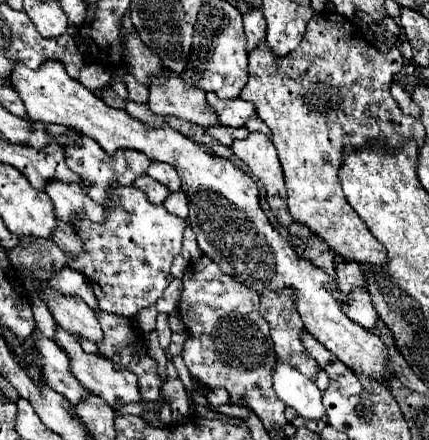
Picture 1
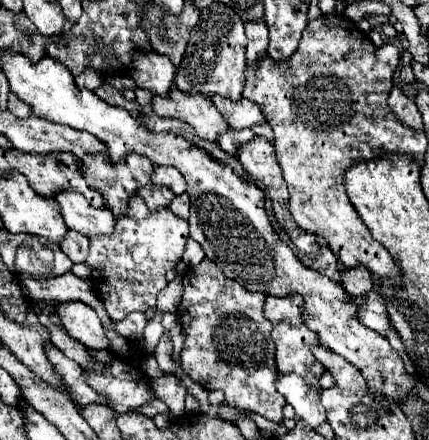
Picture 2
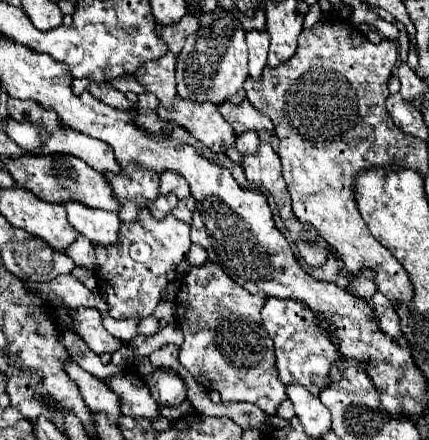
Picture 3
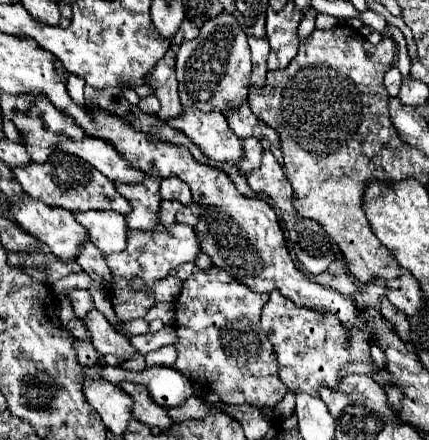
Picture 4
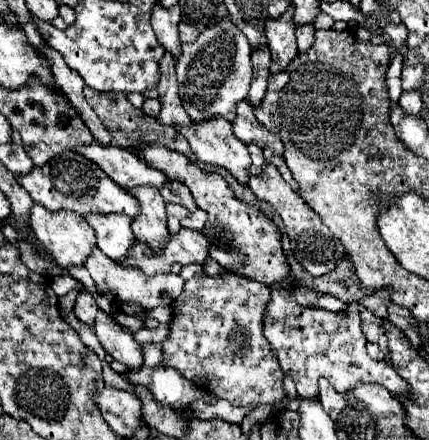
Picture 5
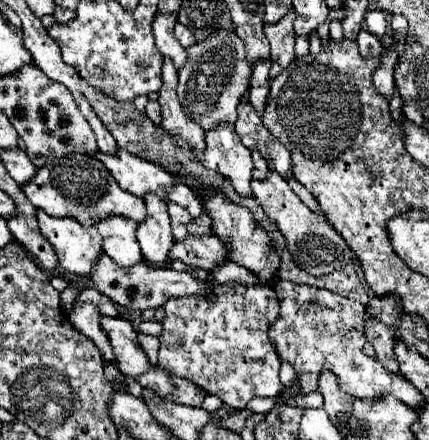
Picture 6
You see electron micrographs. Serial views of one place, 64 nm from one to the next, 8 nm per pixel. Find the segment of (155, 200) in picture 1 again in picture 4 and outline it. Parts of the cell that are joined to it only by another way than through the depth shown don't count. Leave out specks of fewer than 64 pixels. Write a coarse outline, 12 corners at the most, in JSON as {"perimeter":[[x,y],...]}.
{"perimeter":[[162,200],[160,222],[166,228],[176,224],[182,204]]}

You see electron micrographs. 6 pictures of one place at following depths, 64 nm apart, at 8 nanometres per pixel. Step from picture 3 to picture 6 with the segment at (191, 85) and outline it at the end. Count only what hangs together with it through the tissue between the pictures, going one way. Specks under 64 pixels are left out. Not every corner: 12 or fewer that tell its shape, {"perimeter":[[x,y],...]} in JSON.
{"perimeter":[[242,40],[188,48],[182,110],[204,132],[234,124],[250,82]]}

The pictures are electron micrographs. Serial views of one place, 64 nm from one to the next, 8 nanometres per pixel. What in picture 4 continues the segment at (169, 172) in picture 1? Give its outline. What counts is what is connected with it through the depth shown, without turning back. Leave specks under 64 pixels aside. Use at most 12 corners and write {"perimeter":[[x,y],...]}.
{"perimeter":[[162,178],[160,196],[192,204],[190,188],[178,178]]}

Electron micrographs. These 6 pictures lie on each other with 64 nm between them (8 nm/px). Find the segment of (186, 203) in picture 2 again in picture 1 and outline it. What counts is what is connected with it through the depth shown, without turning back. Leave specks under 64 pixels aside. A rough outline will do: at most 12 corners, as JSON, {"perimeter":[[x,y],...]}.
{"perimeter":[[172,192],[164,208],[180,218],[188,216],[184,192]]}

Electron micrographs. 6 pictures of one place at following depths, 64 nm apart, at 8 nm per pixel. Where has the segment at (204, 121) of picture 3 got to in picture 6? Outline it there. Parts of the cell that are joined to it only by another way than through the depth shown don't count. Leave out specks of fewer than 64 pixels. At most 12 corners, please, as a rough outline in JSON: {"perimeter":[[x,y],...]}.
{"perimeter":[[232,124],[206,132],[200,162],[252,196],[252,156]]}

